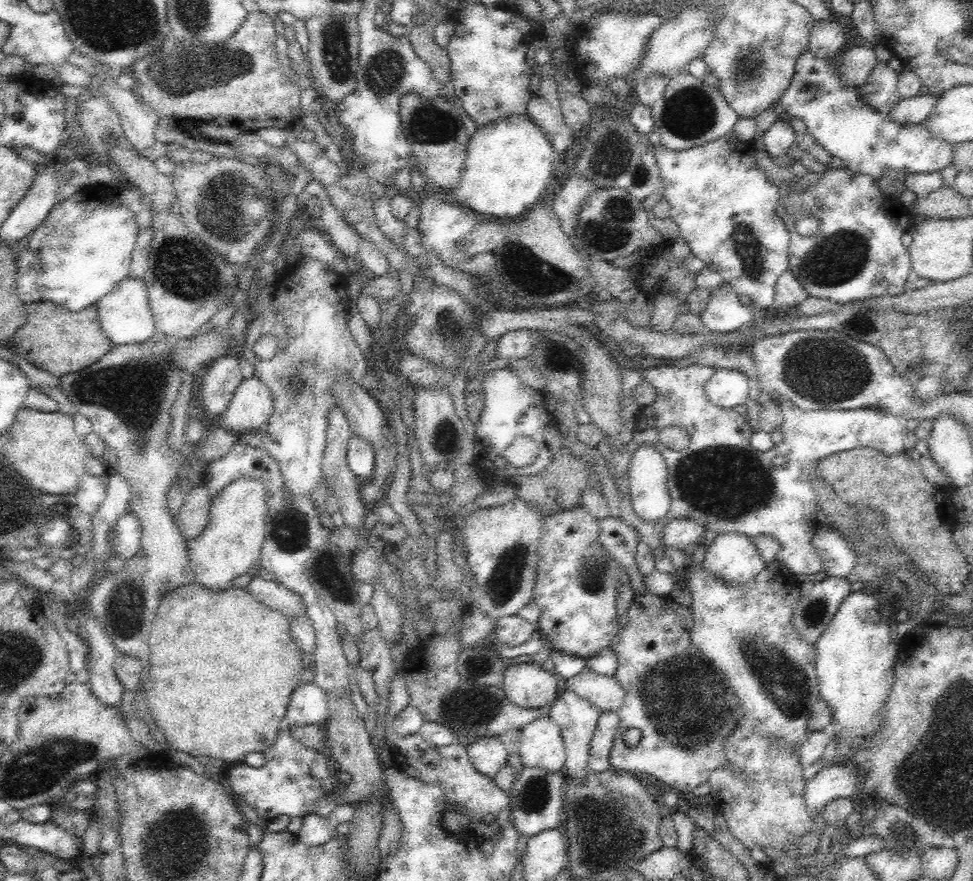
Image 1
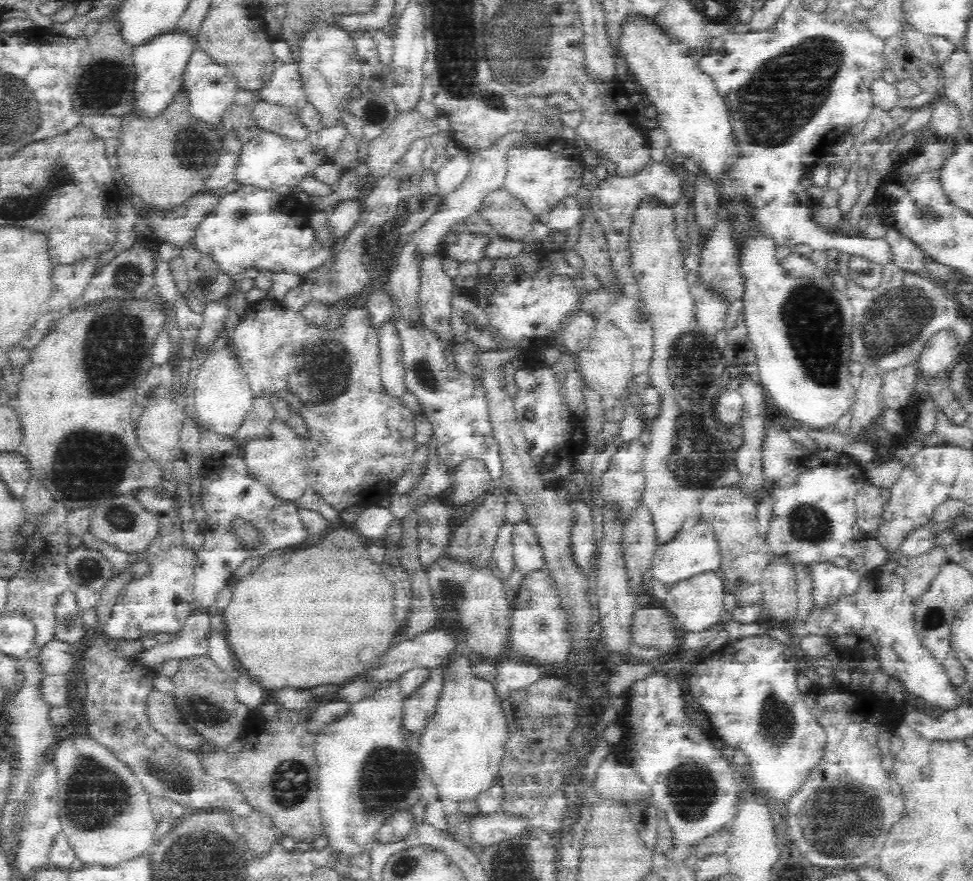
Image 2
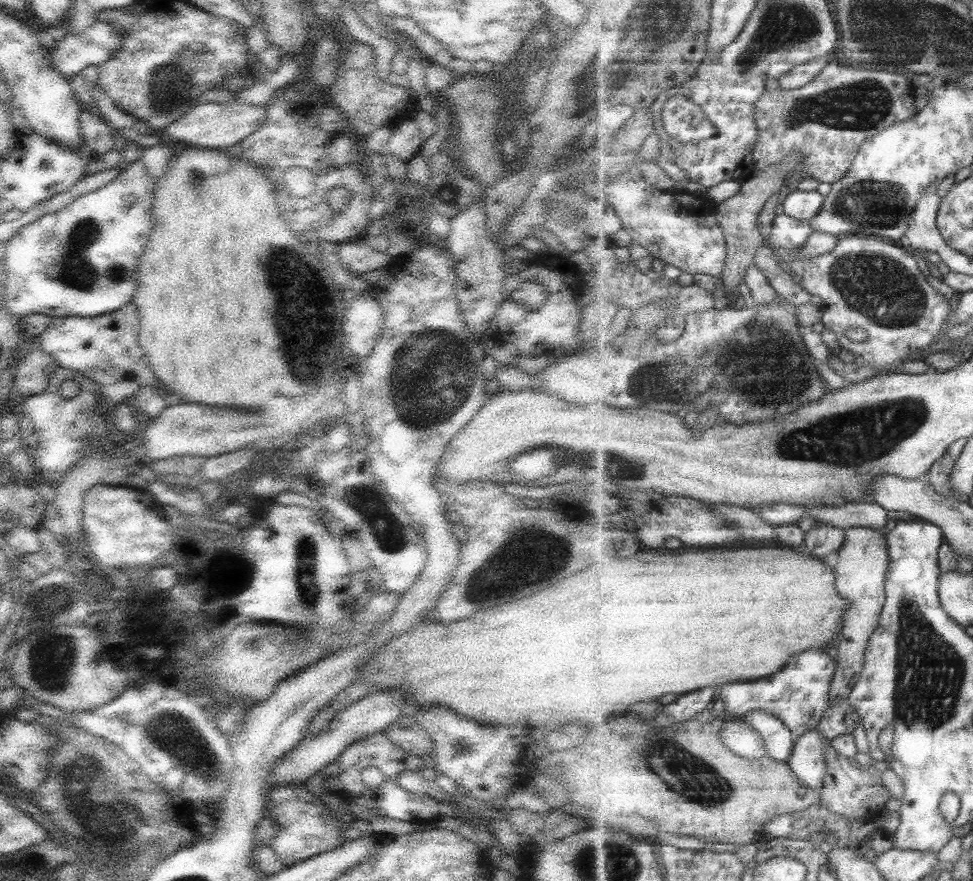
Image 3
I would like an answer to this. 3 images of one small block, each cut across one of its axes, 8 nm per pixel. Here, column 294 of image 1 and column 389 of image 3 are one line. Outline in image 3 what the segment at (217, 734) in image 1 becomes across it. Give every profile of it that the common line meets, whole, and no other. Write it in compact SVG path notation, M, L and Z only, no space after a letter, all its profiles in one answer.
M786 546L782 548L743 548L727 552L687 552L687 554L639 554L635 558L619 560L617 564L595 564L577 572L543 592L519 598L515 602L505 602L481 612L475 611L471 616L449 624L439 624L431 616L424 617L411 627L409 632L394 638L384 648L376 652L362 664L360 678L356 683L367 681L377 690L399 689L399 692L411 700L416 710L425 710L429 706L443 706L459 716L475 720L477 724L505 726L515 728L523 726L534 734L563 728L567 724L607 724L615 714L625 714L625 710L637 702L655 700L665 694L685 695L699 688L713 686L721 688L725 684L737 681L757 681L777 674L795 654L805 650L821 649L832 640L839 638L843 628L846 612L850 609L850 600L841 598L835 588L836 570L817 557L807 555L802 549Z

